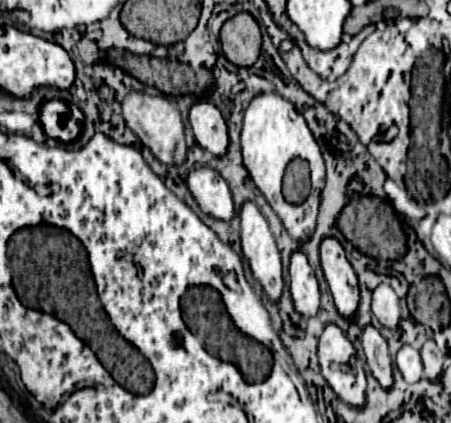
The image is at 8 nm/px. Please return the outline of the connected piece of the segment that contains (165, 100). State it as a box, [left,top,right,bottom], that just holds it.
[122,92,186,164]

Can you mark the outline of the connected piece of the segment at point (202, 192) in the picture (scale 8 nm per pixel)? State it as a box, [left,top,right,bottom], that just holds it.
[186,166,234,220]

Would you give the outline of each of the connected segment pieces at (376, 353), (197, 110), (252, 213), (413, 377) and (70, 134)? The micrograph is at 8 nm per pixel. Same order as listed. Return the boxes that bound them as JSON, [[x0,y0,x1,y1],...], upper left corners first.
[[362,324,392,388],[190,100,228,156],[238,202,284,300],[396,346,422,384],[38,100,84,142]]

